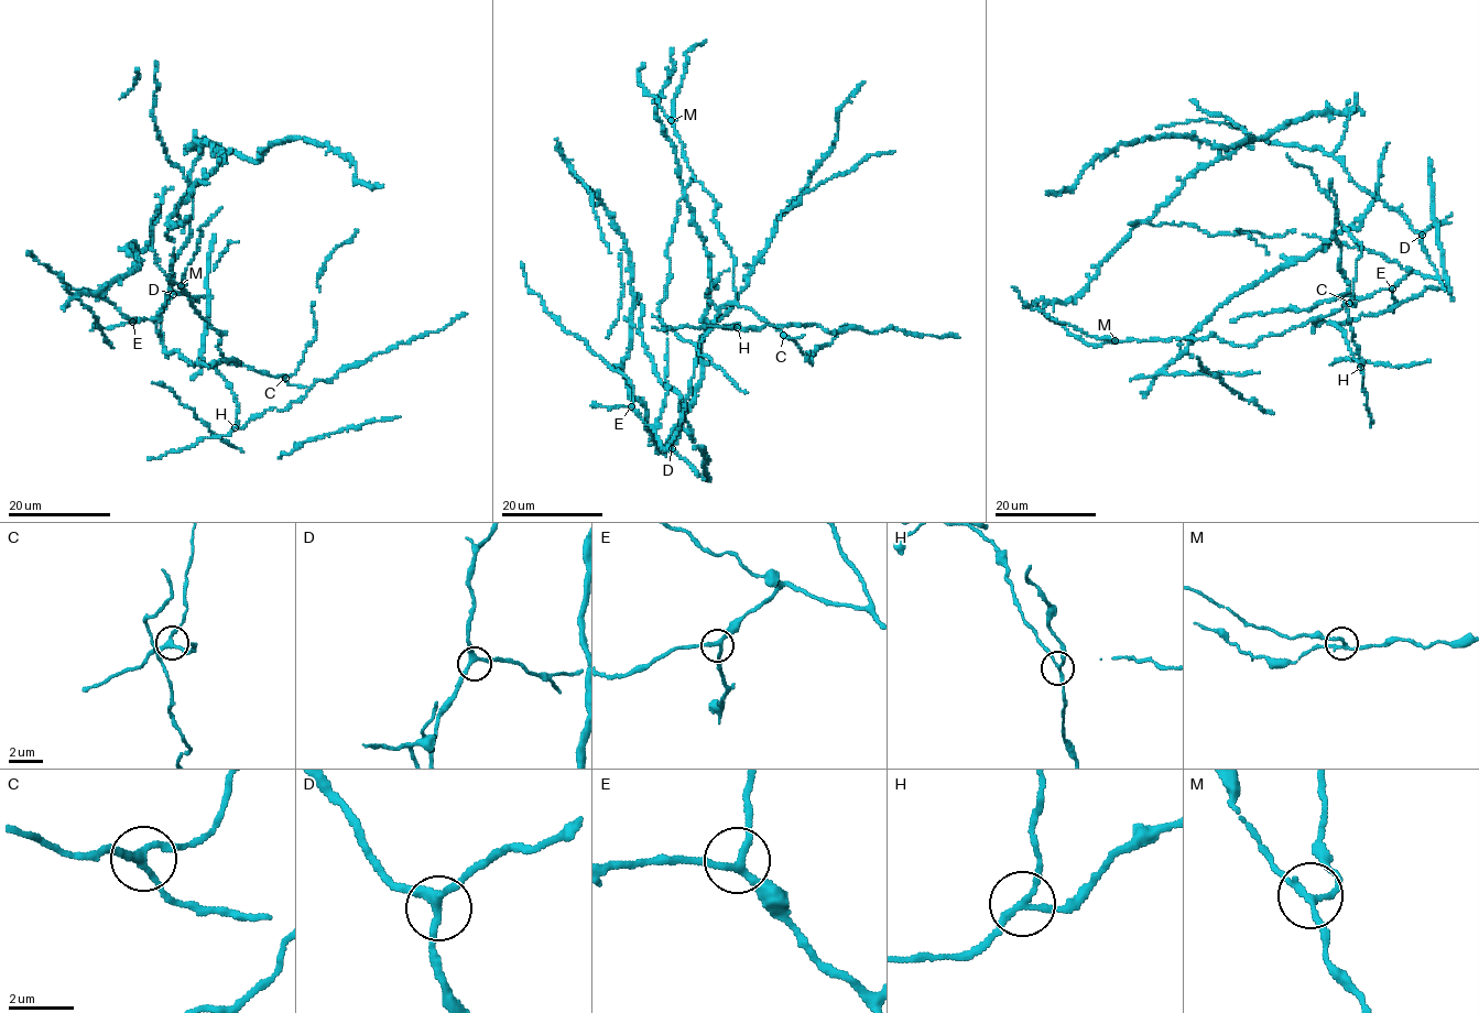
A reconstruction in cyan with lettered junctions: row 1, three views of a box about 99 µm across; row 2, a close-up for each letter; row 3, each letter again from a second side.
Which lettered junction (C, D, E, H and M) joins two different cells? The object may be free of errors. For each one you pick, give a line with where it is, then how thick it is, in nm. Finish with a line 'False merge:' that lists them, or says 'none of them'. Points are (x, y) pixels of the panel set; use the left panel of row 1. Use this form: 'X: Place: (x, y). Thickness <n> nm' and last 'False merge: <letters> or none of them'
H: Place: (235, 427). Thickness 170 nm
False merge: H

